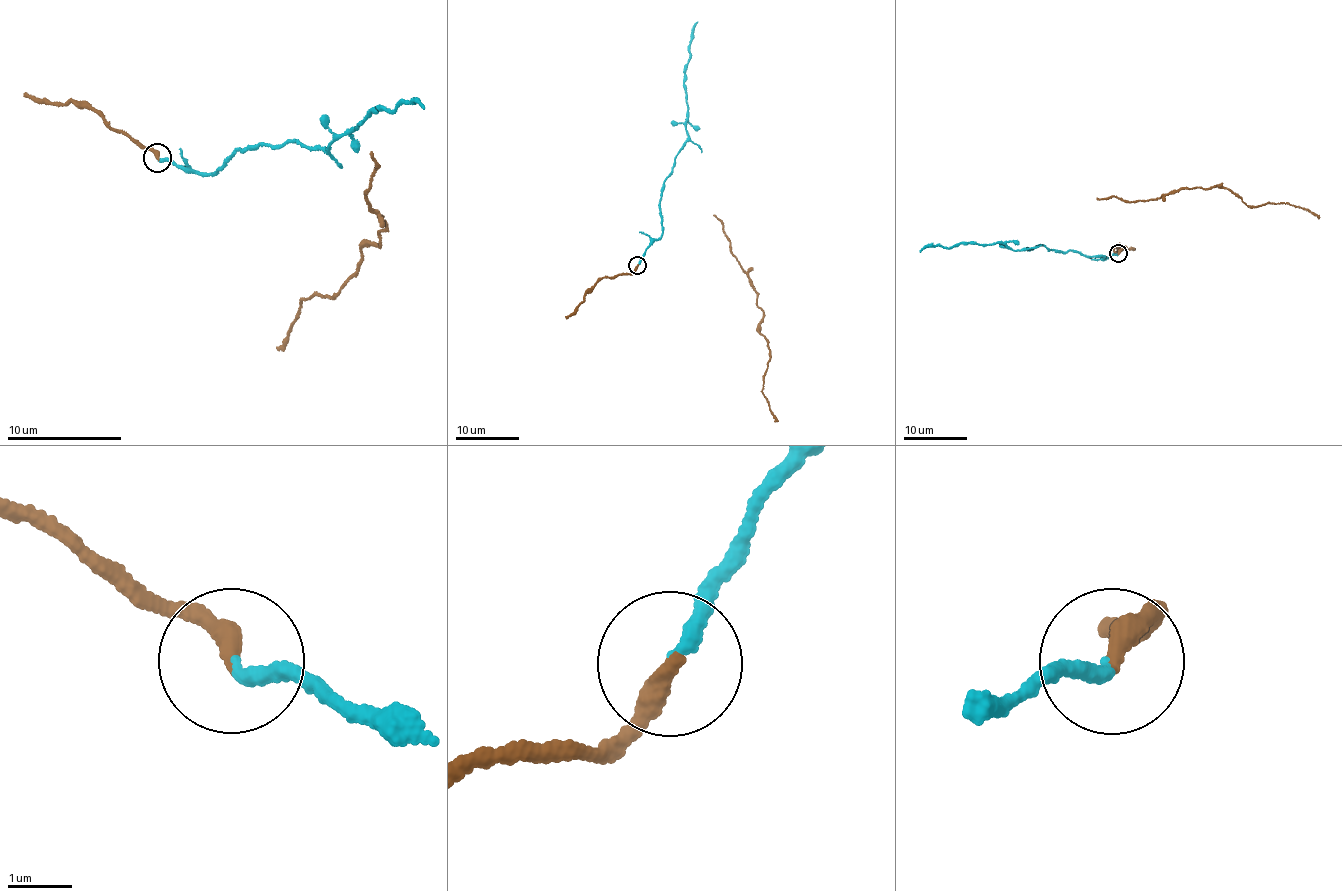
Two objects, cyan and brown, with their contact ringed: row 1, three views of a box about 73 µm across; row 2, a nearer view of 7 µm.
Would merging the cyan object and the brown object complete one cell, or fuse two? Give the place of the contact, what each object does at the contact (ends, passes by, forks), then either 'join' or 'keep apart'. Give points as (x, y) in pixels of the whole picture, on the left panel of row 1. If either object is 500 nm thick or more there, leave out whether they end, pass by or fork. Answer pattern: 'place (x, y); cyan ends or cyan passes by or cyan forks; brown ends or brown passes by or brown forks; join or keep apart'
place (157, 157); cyan ends; brown ends; keep apart

